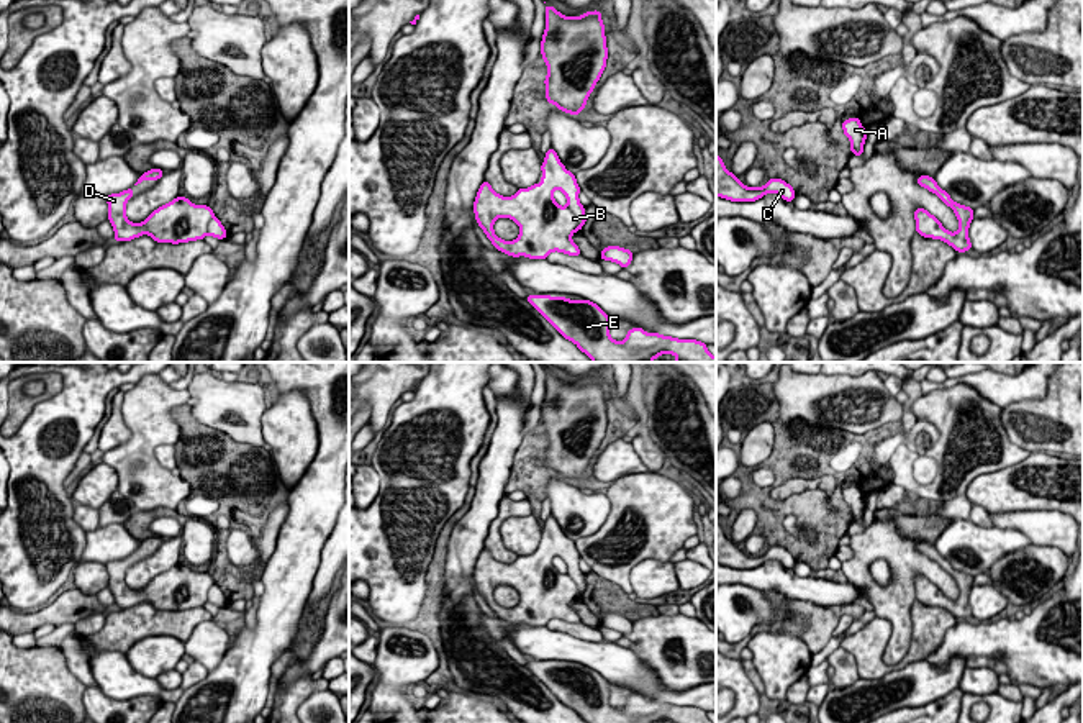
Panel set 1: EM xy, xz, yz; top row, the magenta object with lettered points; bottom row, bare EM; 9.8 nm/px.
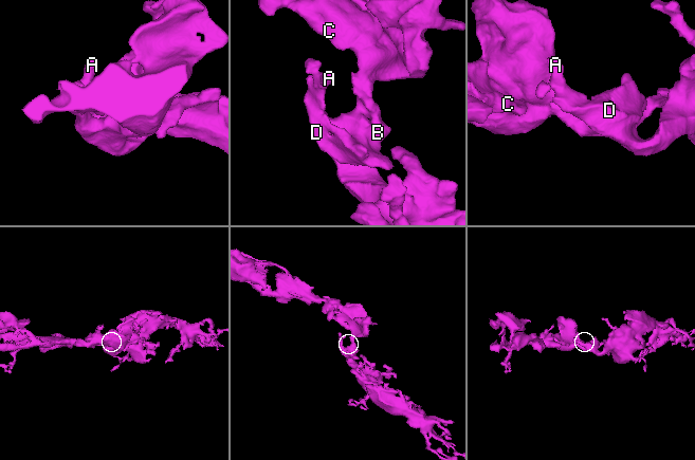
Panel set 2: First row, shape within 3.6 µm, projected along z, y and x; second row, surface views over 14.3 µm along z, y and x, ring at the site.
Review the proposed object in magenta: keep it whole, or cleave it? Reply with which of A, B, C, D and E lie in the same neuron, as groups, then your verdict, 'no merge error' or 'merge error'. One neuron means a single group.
A B C D E | no merge error

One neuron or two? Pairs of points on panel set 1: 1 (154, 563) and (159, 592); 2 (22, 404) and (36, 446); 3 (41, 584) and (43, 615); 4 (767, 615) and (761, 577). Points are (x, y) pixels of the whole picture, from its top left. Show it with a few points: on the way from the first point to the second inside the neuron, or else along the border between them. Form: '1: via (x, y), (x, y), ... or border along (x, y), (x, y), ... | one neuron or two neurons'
1: via (156, 569), (159, 572), (159, 586) | one neuron
2: border along (56, 394), (41, 400), (17, 431) | two neurons
3: border along (46, 602), (36, 609), (17, 610) | two neurons
4: border along (733, 582), (743, 582), (757, 591) | two neurons

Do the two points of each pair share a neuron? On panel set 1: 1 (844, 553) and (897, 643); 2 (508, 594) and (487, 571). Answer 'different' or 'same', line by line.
1: different
2: same

